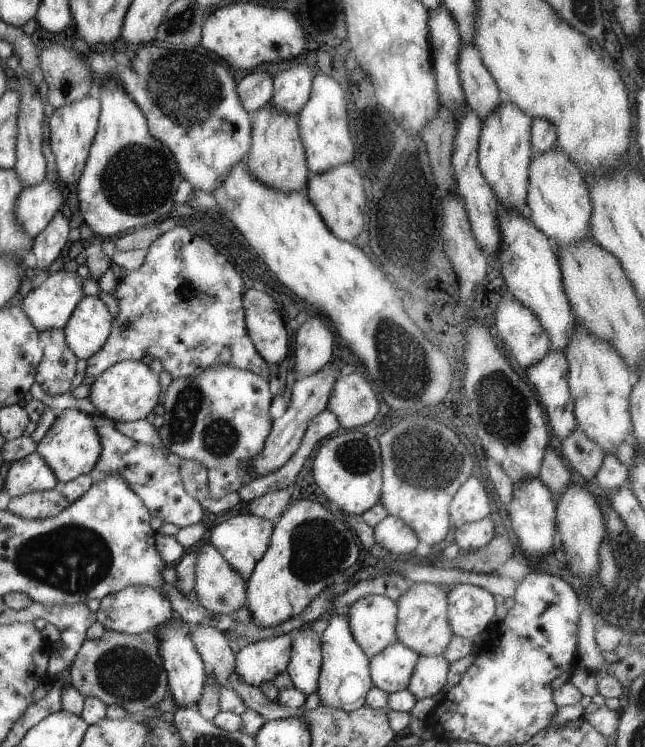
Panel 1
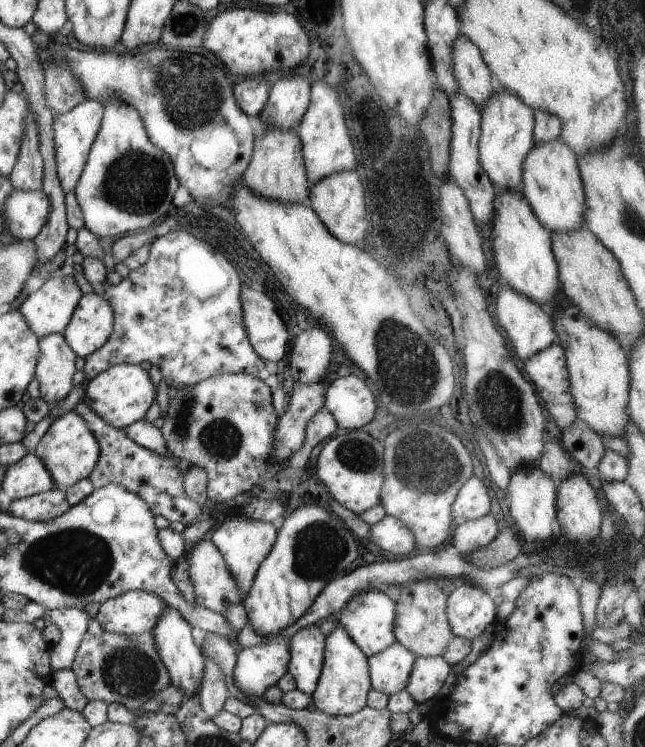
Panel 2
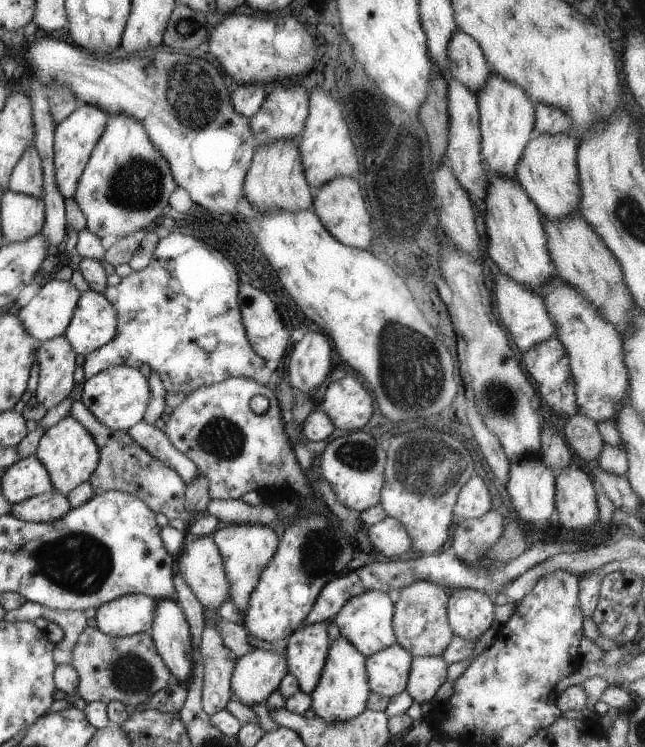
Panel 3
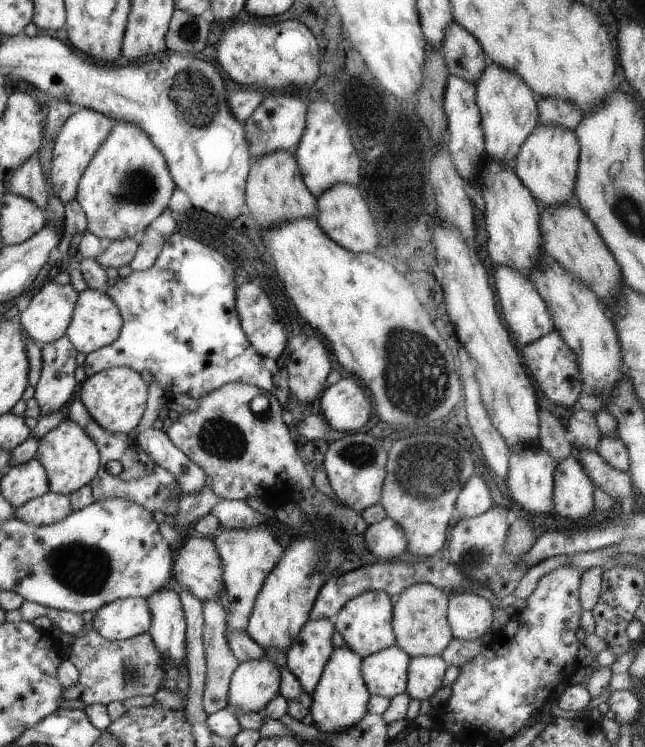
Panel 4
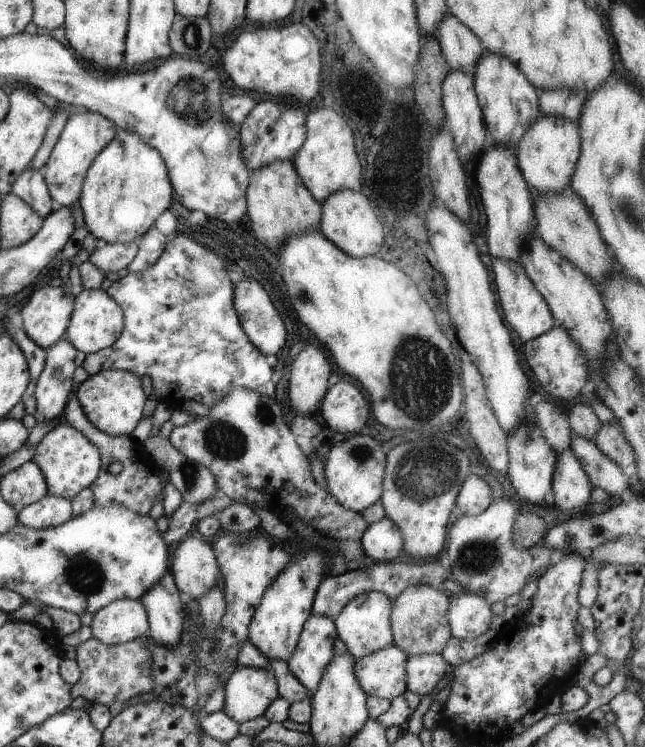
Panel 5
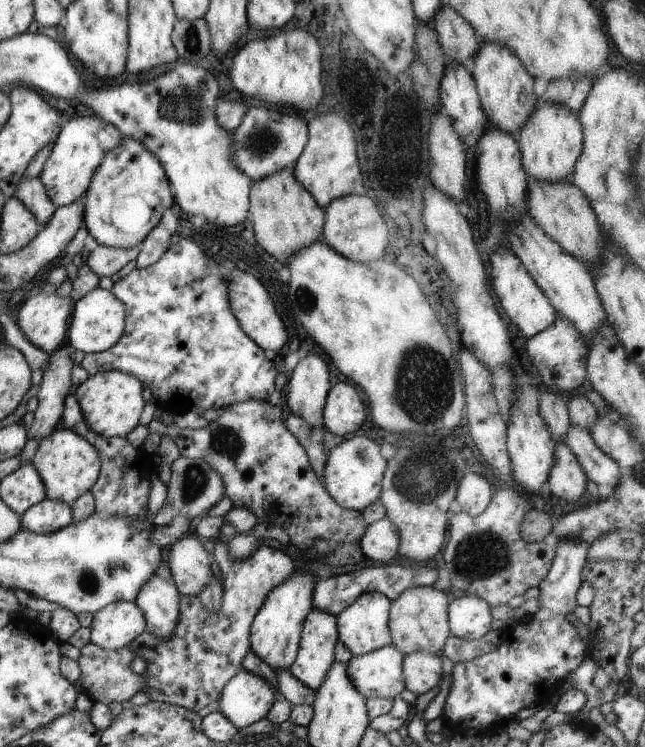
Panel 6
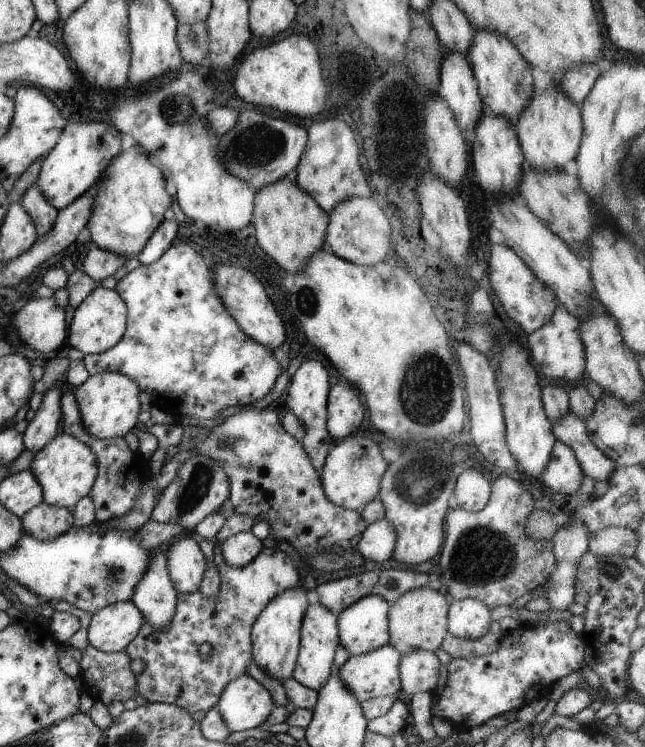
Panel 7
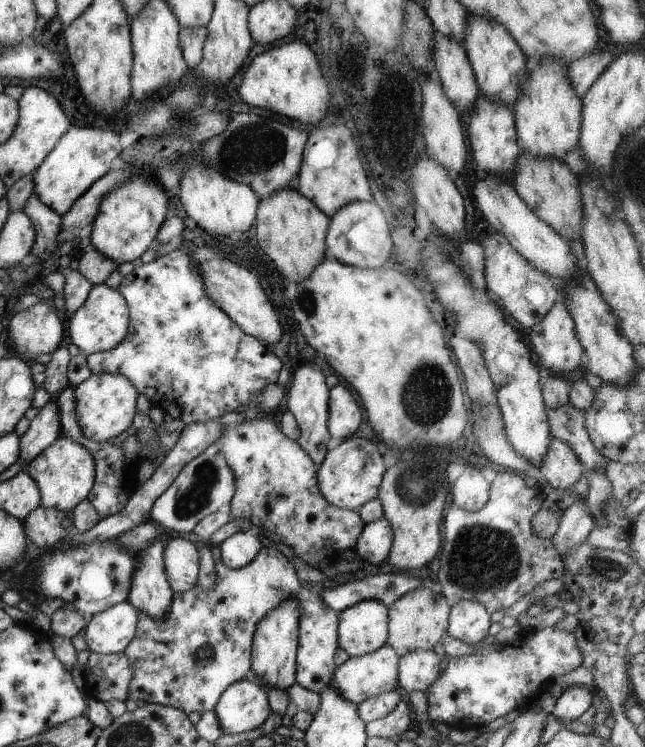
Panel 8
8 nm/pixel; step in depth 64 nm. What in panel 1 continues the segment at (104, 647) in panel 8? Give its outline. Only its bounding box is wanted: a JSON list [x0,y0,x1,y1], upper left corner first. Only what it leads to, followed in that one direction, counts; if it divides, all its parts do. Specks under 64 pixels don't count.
[96,586,176,634]

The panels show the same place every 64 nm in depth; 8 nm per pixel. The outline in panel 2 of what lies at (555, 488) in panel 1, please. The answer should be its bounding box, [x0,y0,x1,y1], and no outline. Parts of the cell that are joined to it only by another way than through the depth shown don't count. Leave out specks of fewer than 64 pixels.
[538,431,575,484]

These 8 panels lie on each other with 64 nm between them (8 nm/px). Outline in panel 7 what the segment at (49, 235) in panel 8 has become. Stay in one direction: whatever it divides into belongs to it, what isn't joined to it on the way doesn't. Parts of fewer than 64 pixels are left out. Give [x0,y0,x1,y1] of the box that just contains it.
[19,184,57,238]

